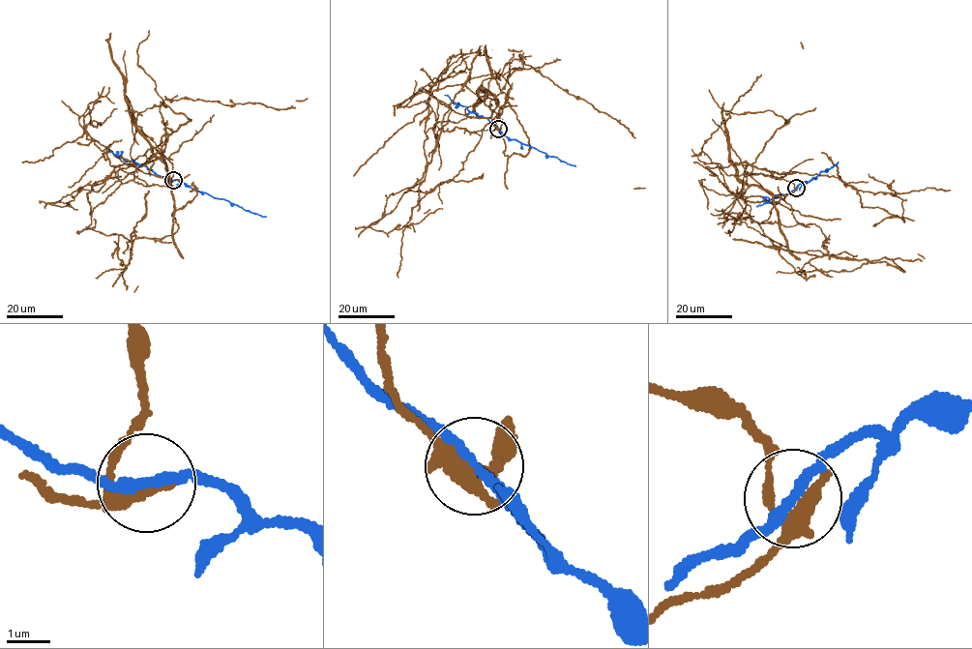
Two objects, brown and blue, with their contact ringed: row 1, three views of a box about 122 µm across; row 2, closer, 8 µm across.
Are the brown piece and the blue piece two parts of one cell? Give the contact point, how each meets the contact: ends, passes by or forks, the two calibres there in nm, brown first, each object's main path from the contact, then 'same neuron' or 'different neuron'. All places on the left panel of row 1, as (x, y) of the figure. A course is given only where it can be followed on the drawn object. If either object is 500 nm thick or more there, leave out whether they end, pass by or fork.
(173, 180) | brown passes by | blue passes by | 320/240 nm | brown via (172, 180), (151, 151), (162, 150), (164, 135), (97, 191), (53, 203), (121, 176) | blue via (173, 180), (266, 217) | different neuron

